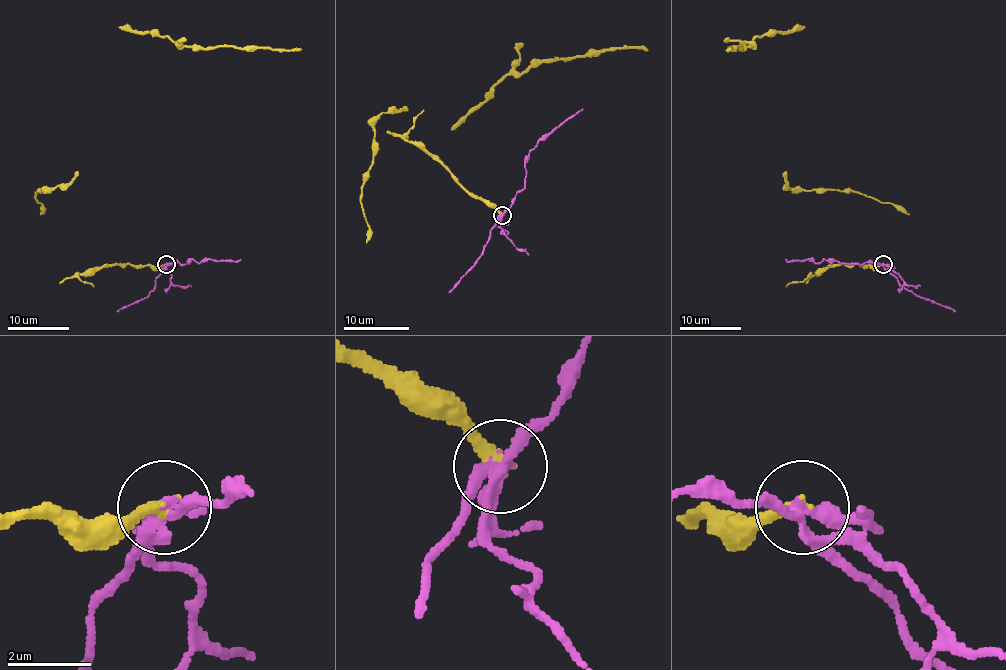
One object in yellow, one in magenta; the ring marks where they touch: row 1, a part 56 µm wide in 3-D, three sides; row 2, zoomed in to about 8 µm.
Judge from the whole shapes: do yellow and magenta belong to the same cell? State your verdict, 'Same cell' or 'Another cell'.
Another cell

